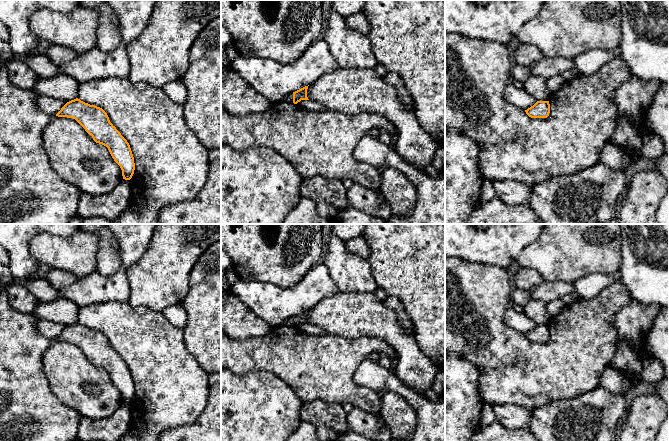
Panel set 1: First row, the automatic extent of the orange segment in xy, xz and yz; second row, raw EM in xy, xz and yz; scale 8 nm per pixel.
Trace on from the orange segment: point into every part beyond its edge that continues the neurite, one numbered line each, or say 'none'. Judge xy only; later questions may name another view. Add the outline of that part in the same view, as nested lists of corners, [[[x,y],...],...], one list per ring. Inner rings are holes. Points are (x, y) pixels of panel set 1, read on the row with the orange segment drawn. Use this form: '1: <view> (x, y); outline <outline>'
none

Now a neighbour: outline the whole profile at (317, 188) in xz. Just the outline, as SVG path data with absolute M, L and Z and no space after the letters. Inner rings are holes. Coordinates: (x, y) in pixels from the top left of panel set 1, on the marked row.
M323 176L305 177L300 192L302 198L309 198L315 202L328 202L338 210L349 208L347 189L340 180Z

